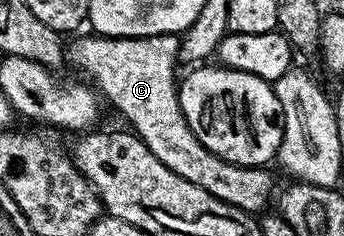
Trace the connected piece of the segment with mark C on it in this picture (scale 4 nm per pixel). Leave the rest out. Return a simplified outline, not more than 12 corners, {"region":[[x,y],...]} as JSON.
{"region":[[76,36],[69,61],[181,179],[255,215],[263,167],[221,159],[179,102],[180,38]]}

